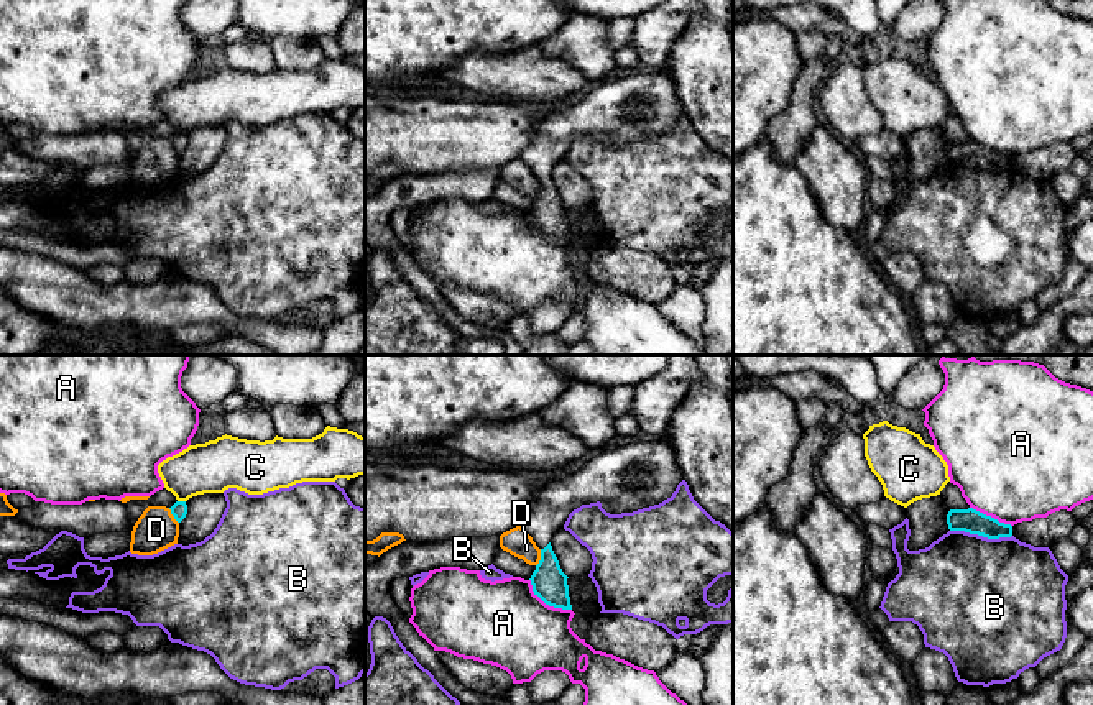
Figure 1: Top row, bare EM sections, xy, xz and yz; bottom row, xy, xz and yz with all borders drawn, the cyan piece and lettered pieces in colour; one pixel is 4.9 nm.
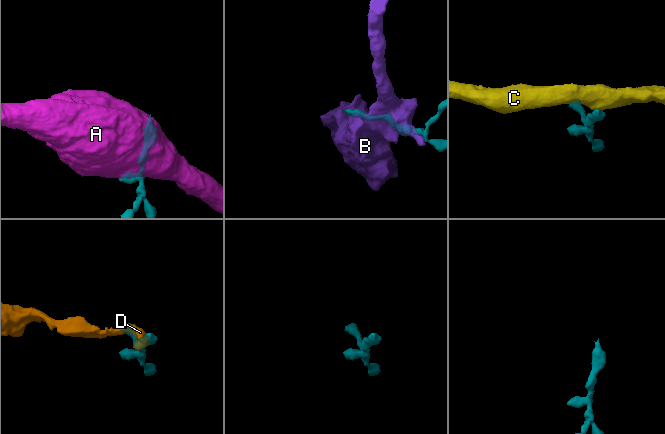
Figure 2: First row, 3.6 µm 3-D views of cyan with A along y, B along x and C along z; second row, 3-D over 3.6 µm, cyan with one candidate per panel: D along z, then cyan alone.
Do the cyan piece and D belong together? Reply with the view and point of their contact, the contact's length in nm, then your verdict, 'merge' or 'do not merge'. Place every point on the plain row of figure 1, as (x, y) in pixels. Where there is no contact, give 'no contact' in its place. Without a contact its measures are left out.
contact xz (541, 189); length 90 nm; do not merge

